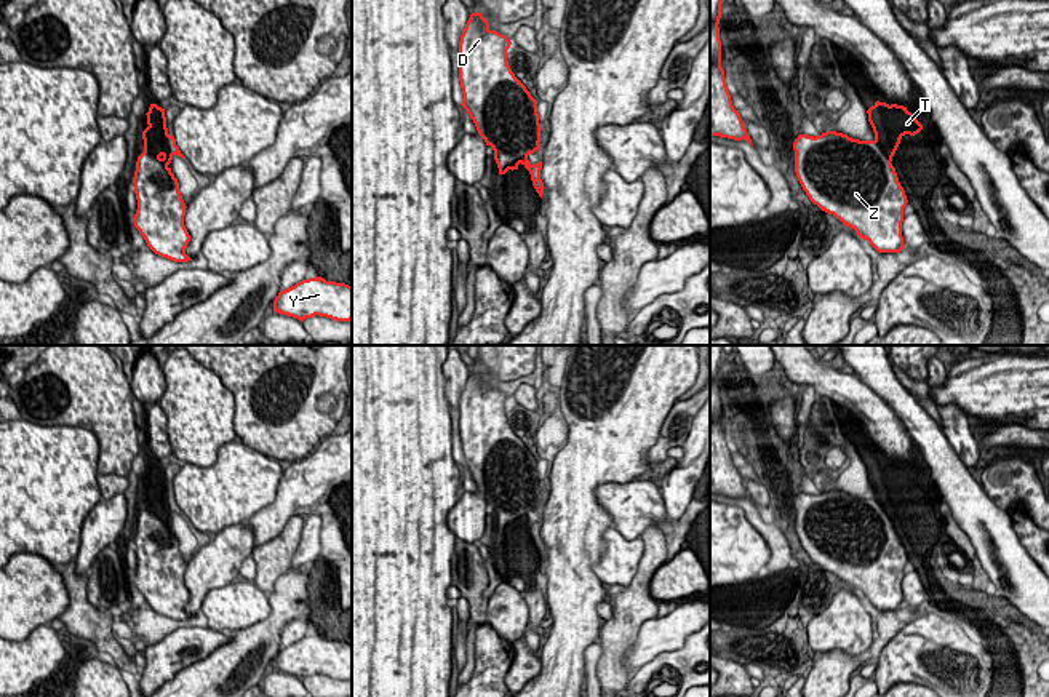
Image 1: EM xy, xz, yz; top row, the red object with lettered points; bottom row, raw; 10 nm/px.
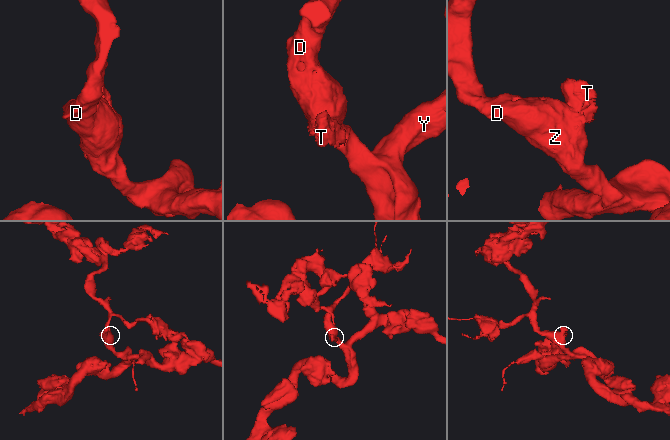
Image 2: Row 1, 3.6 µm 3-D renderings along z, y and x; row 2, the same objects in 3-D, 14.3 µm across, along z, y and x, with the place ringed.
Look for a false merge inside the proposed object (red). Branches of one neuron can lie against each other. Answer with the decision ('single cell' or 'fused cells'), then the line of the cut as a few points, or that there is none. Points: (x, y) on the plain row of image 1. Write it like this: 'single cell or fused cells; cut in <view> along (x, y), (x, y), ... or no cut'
fused cells; cut in xz along (526, 513), (512, 520), (502, 531)

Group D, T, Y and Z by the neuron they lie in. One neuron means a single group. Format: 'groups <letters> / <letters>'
groups D Y Z / T

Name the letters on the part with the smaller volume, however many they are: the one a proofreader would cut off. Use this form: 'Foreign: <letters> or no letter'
Foreign: T

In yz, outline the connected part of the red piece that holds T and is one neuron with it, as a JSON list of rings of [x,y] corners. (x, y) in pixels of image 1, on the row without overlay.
[[[876,459],[868,468],[868,480],[875,491],[875,499],[892,520],[892,515],[905,492],[915,494],[923,488],[916,475],[903,464]]]

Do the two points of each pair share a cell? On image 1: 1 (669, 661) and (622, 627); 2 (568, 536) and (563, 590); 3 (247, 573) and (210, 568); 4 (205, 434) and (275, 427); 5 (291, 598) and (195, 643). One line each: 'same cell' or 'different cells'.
1: different cells
2: same cell
3: different cells
4: different cells
5: different cells

